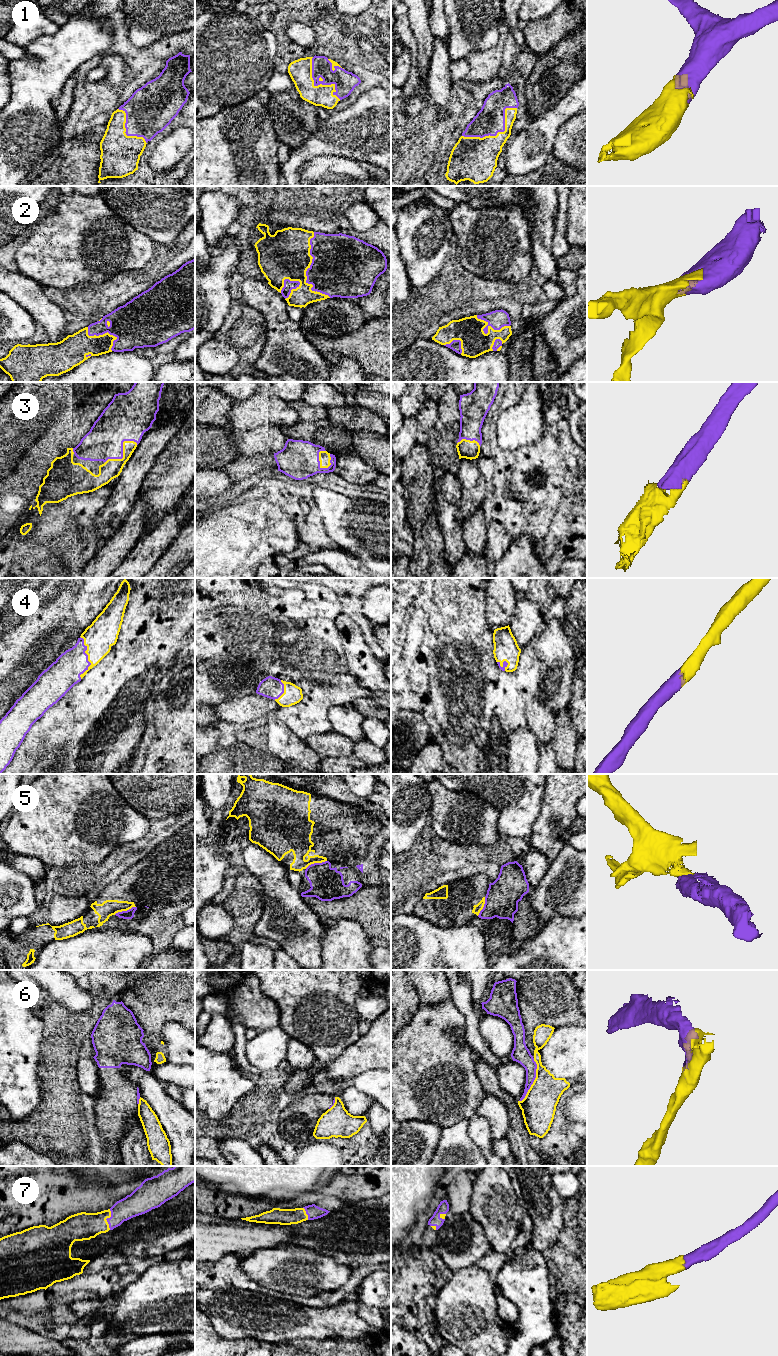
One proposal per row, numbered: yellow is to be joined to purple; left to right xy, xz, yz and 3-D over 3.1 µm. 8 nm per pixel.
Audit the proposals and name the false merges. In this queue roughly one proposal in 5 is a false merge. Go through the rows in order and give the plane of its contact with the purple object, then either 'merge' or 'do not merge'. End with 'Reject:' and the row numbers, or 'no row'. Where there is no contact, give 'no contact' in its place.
1: meets purple in yz; merge
2: meets purple in xz; merge
3: meets purple in xy; merge
4: meets purple in xy; merge
5: meets purple in xy; do not merge
6: meets purple in yz; do not merge
7: meets purple in xy; merge
Reject: 5, 6

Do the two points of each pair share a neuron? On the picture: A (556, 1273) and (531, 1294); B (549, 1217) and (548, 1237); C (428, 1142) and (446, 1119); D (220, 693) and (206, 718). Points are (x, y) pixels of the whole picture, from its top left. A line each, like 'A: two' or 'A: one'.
A: two
B: one
C: two
D: two

